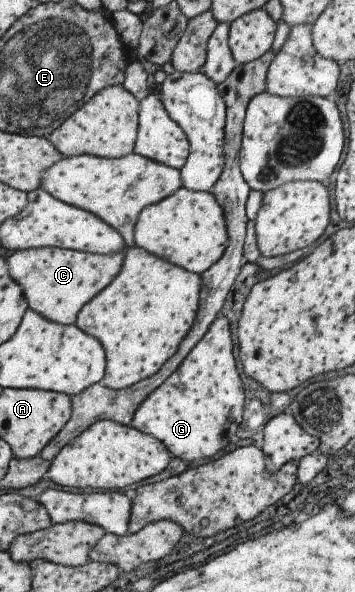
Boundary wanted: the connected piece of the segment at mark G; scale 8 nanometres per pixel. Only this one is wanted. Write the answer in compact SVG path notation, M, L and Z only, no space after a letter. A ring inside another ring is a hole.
M218 316L207 332L194 344L189 354L183 359L176 371L156 388L137 407L130 425L141 432L158 438L168 449L171 457L193 462L193 460L209 460L227 444L235 439L237 428L242 425L245 410L245 390L237 371L237 362L233 356L233 338L231 338L230 322Z

